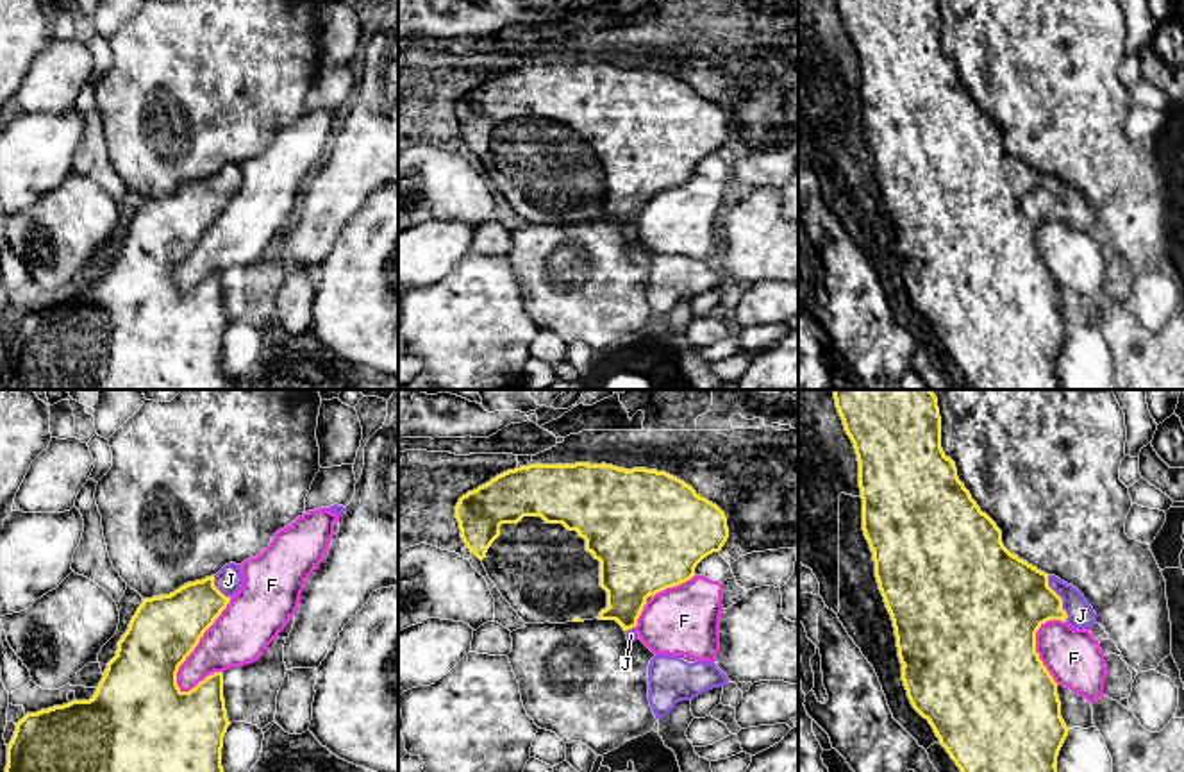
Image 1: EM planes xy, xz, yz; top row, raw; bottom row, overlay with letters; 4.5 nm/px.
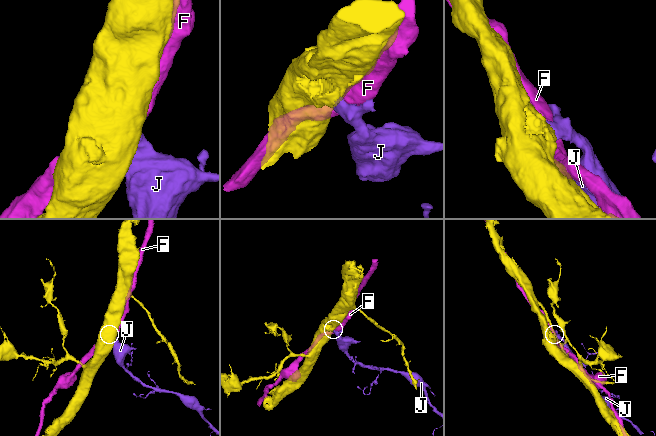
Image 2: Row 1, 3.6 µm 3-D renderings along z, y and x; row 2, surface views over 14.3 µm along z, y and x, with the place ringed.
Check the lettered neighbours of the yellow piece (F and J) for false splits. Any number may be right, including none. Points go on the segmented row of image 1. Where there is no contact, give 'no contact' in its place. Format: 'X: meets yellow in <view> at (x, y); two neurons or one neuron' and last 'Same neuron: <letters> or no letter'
F: meets yellow in xy at (197, 644); two neurons
J: meets yellow in yz at (1061, 599); one neuron
Same neuron: J

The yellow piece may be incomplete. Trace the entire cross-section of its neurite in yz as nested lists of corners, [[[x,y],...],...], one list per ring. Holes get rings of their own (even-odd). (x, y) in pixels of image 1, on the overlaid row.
[[[832,390],[838,413],[850,436],[859,461],[859,488],[863,499],[863,531],[870,543],[875,561],[875,577],[891,615],[902,681],[913,708],[929,720],[939,743],[961,772],[1057,772],[1057,756],[1068,736],[1068,727],[1061,717],[1057,683],[1036,652],[1036,633],[1048,620],[1066,622],[1073,629],[1091,629],[1096,613],[1084,595],[1071,584],[1055,575],[1048,575],[1018,556],[1011,554],[1002,543],[1002,531],[980,511],[970,491],[957,477],[955,463],[941,449],[941,416],[938,399],[932,390]]]

